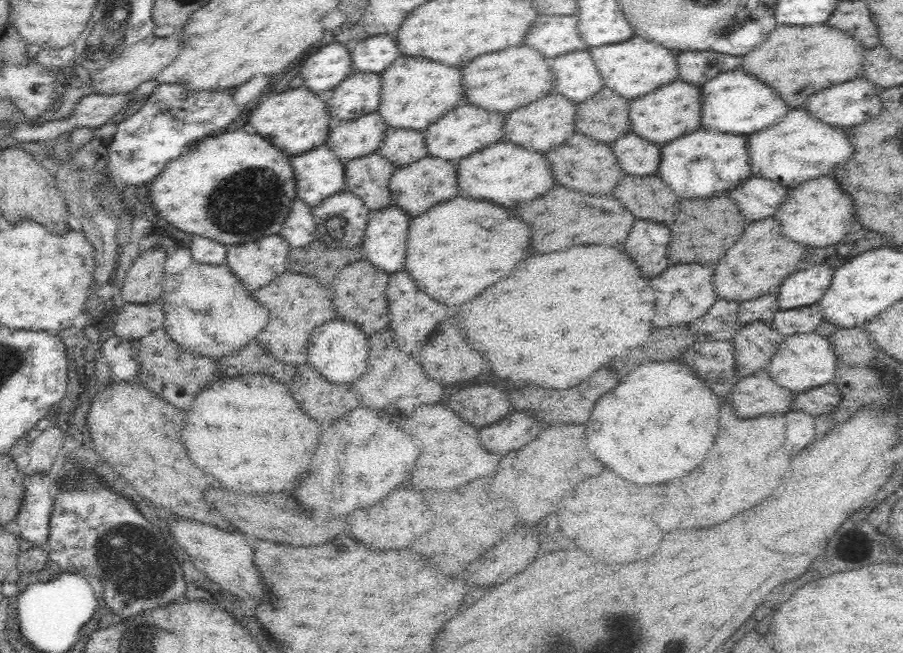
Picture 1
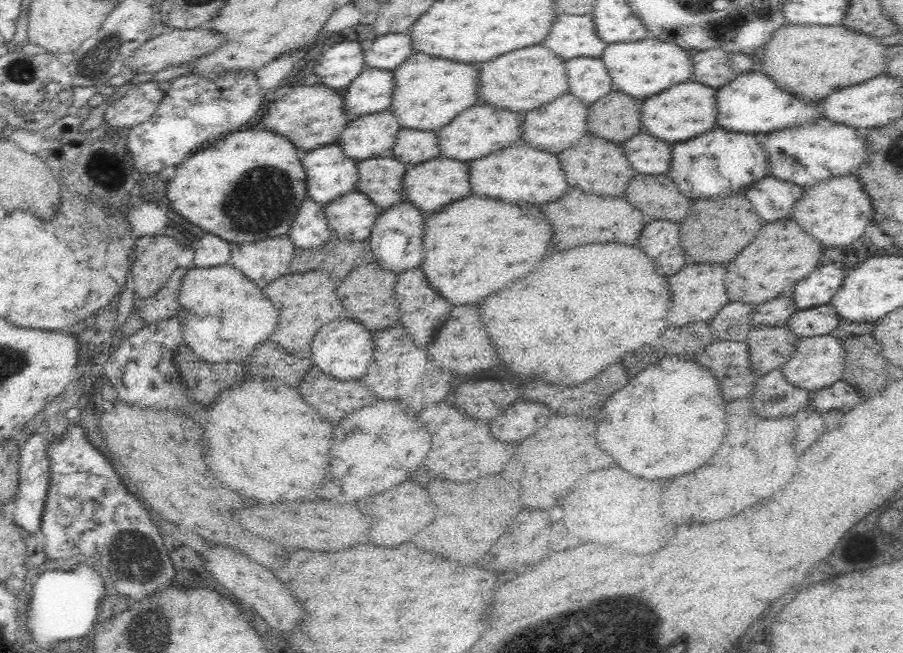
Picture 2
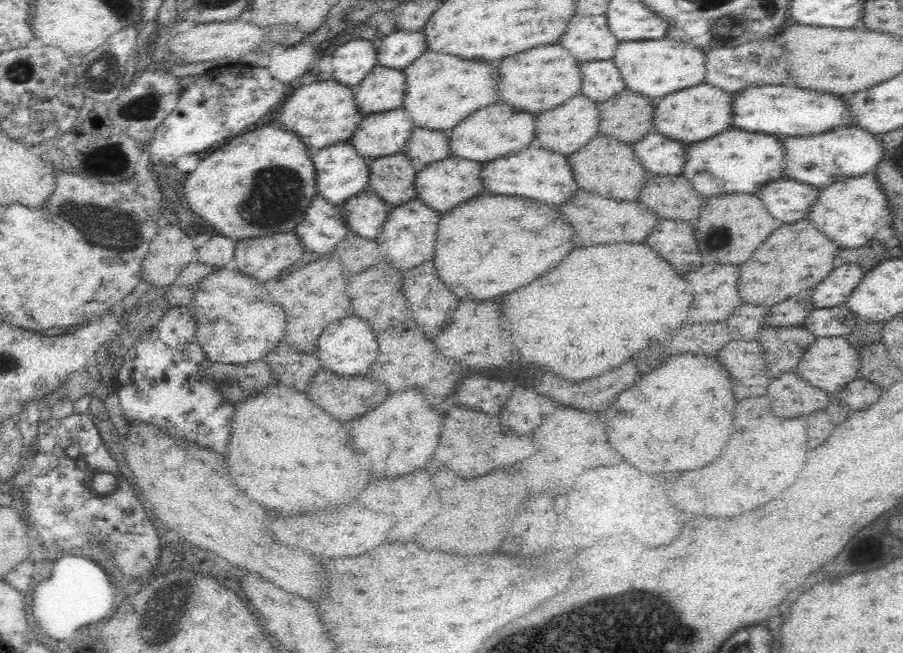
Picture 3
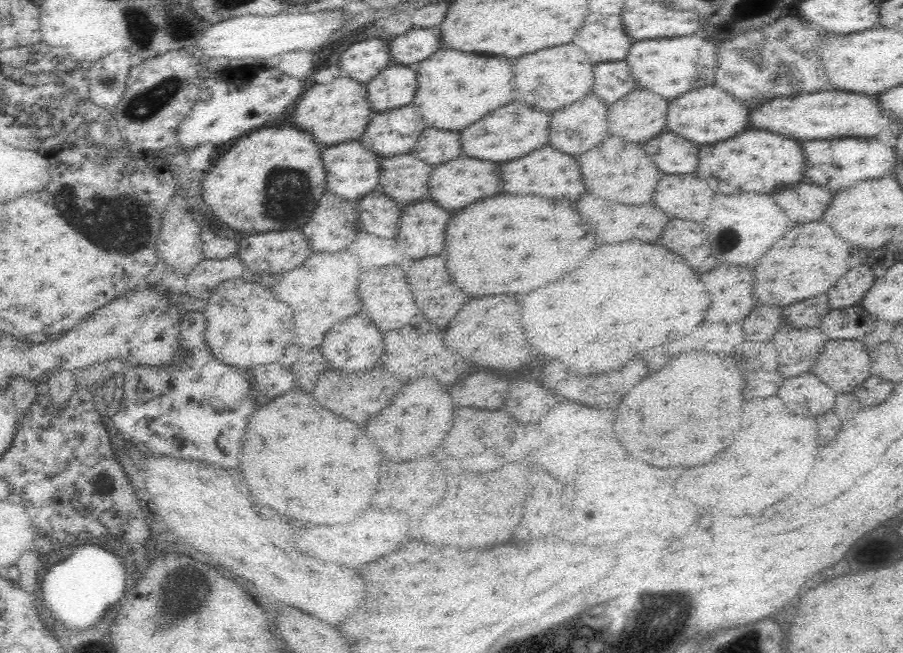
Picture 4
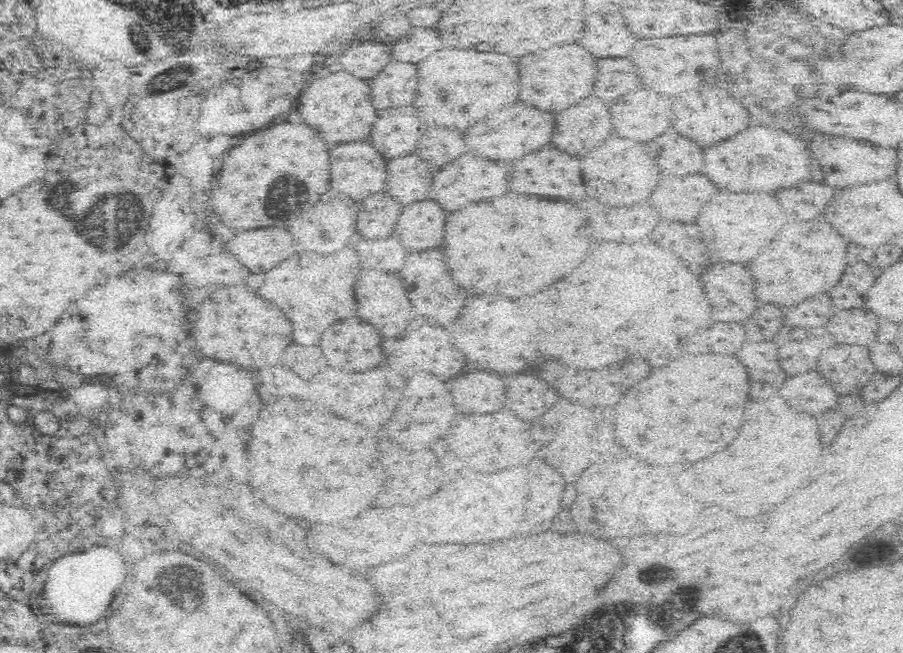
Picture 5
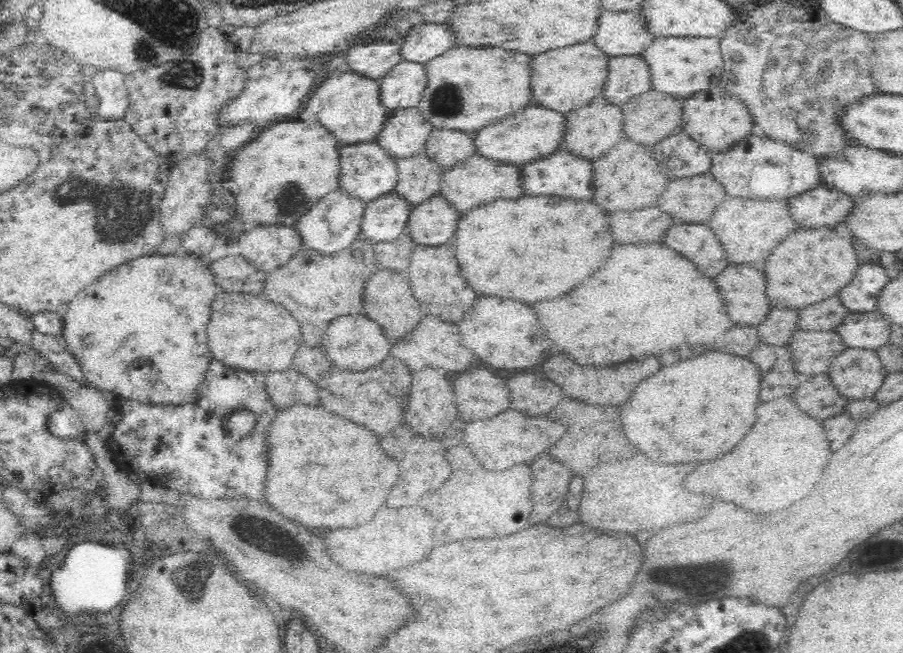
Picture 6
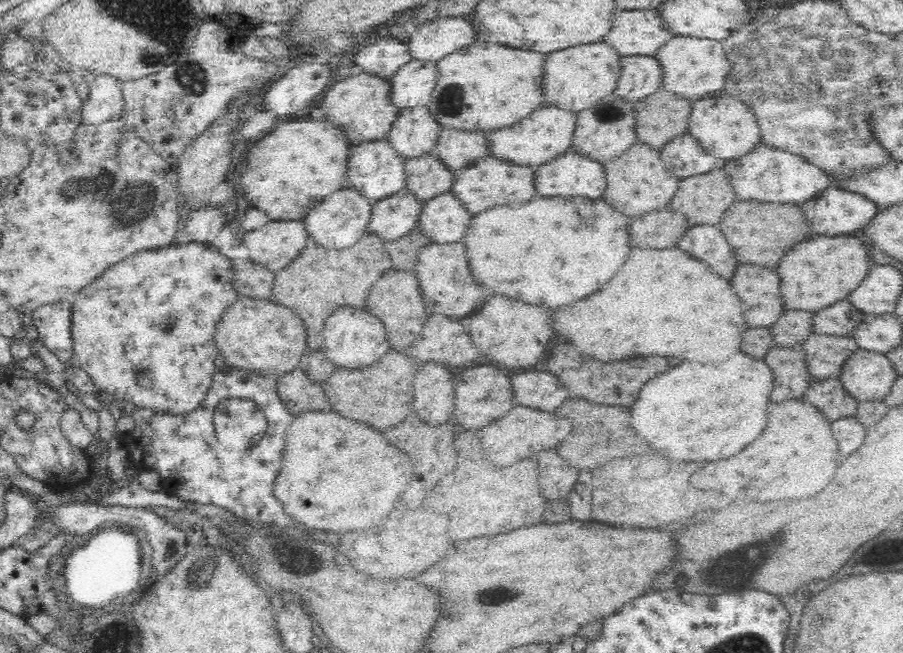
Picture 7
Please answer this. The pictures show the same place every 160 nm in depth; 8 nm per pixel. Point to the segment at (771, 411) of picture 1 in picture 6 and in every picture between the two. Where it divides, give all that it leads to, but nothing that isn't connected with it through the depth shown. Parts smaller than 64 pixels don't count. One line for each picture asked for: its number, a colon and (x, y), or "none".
2: (773, 396)
3: (790, 396)
4: (806, 394)
5: (810, 393)
6: (816, 396)

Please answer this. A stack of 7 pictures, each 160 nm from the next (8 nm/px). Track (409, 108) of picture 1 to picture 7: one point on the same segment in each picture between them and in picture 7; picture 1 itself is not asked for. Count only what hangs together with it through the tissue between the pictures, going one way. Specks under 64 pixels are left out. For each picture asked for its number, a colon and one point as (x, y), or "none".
2: (425, 97)
3: (441, 90)
4: (455, 89)
5: (457, 89)
6: (490, 83)
7: (483, 86)

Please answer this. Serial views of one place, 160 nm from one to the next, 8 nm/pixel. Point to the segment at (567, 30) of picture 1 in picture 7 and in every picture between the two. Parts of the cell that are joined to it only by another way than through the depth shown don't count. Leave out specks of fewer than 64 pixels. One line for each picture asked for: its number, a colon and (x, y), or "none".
2: (572, 36)
3: (588, 38)
4: (603, 39)
5: (607, 37)
6: (619, 33)
7: (639, 32)

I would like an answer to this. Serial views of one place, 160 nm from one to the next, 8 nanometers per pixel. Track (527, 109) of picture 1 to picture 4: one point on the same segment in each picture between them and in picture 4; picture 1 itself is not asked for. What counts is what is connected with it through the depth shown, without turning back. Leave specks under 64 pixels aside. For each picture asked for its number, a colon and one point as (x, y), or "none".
2: (555, 126)
3: (565, 129)
4: (574, 129)

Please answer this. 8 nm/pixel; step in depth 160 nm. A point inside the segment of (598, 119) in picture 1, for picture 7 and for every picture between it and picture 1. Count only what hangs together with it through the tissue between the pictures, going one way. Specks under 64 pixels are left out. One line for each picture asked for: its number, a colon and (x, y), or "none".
2: (616, 116)
3: (628, 116)
4: (640, 115)
5: (642, 117)
6: (651, 117)
7: (659, 117)

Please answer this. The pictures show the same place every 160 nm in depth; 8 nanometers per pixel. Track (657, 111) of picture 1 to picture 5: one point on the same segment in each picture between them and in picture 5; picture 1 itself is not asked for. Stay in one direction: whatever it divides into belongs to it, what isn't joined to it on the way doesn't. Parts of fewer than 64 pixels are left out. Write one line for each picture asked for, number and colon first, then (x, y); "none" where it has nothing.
2: (684, 111)
3: (697, 113)
4: (708, 115)
5: (708, 116)

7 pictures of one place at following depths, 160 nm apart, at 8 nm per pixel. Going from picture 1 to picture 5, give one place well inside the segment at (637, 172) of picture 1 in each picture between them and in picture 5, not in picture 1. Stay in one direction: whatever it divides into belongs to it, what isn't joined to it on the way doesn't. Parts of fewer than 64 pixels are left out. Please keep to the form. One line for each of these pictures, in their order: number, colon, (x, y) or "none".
2: (646, 154)
3: (659, 154)
4: (674, 155)
5: (678, 155)

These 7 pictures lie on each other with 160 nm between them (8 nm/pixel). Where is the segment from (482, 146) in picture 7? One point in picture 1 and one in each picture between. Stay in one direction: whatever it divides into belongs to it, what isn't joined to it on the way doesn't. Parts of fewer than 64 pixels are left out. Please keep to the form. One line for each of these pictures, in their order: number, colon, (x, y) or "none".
1: (400, 146)
2: (413, 147)
3: (425, 146)
4: (434, 147)
5: (437, 147)
6: (445, 147)

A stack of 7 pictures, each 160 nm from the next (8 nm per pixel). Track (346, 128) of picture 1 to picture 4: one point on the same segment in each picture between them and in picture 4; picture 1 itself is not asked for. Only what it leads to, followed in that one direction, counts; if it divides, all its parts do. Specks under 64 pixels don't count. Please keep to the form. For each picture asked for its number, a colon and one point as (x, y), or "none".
2: (369, 136)
3: (385, 133)
4: (394, 132)

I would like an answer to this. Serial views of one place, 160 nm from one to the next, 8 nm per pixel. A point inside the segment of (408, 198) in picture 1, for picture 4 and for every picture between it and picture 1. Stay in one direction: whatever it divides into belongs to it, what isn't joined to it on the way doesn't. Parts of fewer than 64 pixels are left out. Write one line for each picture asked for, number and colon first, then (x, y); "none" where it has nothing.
2: (430, 185)
3: (448, 183)
4: (460, 181)

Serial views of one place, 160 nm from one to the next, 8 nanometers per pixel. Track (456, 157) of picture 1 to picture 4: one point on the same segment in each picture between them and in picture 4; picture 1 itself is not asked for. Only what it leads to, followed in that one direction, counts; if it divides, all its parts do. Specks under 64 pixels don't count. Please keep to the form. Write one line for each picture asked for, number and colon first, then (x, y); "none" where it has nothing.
2: (476, 132)
3: (497, 130)
4: (509, 132)

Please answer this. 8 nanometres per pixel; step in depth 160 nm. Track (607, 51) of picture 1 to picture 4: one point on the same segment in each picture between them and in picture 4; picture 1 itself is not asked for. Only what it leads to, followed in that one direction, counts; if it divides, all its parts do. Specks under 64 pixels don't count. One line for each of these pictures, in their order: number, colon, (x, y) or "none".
2: (643, 68)
3: (654, 68)
4: (671, 67)

